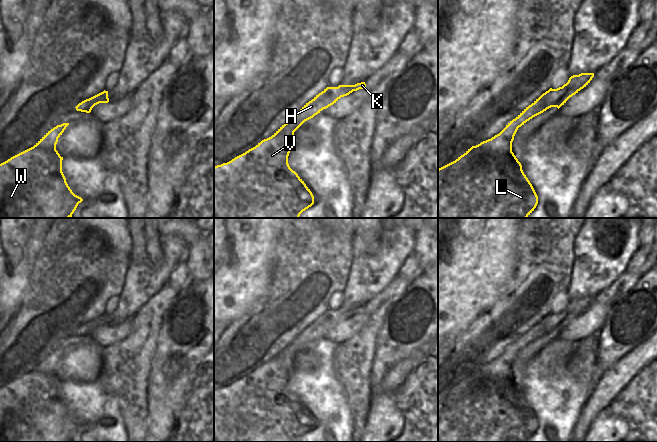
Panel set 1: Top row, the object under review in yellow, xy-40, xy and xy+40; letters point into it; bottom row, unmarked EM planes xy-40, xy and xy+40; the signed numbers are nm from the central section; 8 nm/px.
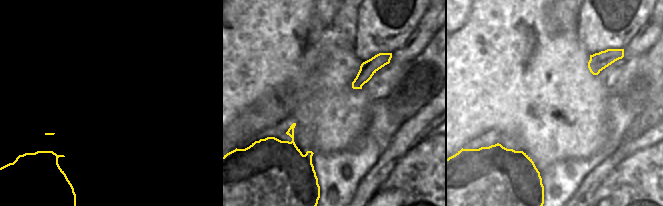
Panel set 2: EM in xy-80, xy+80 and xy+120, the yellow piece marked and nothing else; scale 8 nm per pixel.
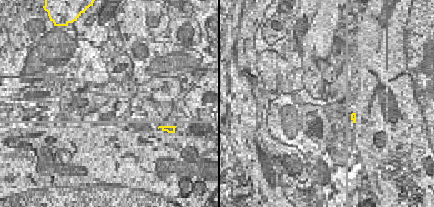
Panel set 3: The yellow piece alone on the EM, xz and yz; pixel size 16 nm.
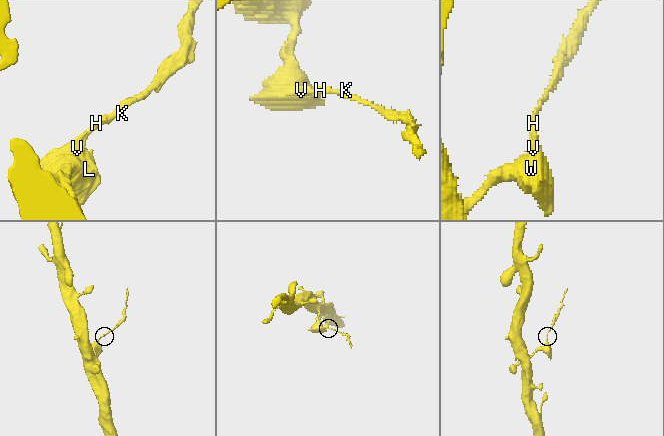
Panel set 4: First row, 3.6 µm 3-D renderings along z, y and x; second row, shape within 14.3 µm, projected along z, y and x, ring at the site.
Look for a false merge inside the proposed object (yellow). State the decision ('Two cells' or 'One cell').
Two cells.

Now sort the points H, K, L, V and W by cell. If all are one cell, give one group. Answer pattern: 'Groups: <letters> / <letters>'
Groups: H L V W / K.

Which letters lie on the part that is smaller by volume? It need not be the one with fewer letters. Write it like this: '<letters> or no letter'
K.

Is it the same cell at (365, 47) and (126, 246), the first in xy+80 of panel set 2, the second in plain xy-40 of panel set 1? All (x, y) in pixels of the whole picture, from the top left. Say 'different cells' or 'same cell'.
different cells

